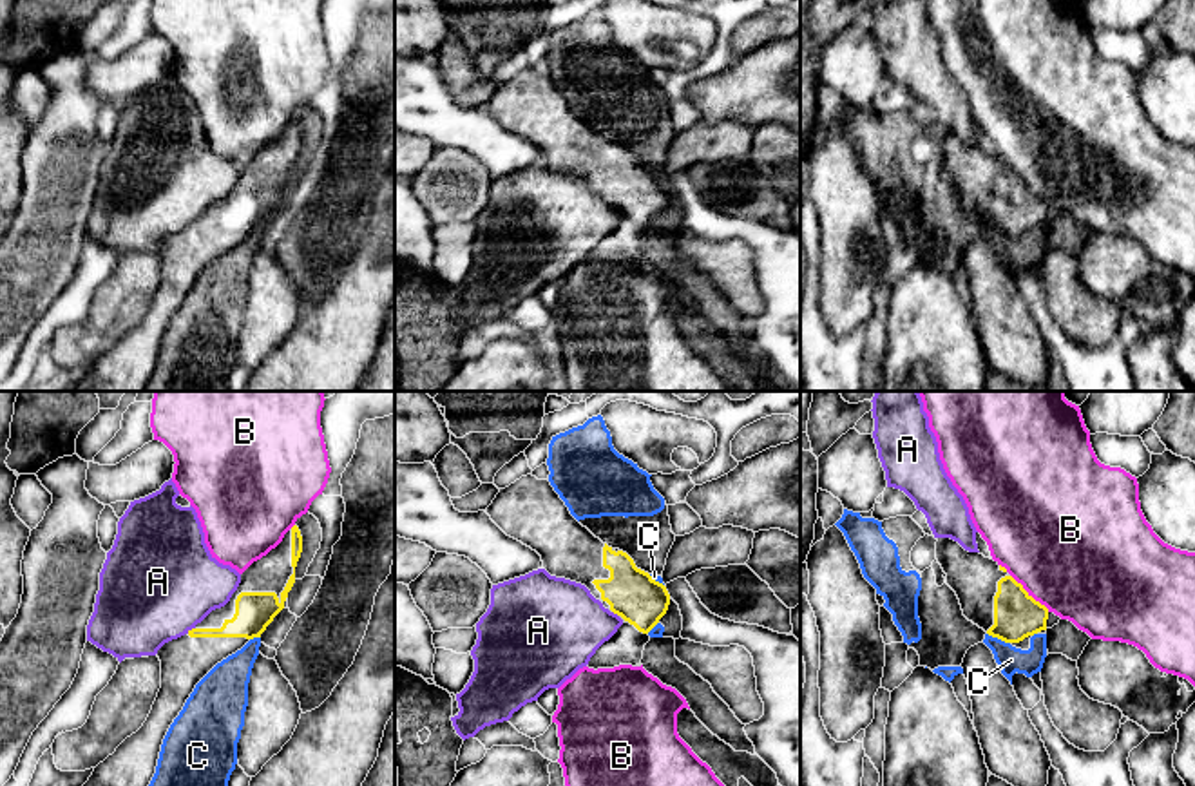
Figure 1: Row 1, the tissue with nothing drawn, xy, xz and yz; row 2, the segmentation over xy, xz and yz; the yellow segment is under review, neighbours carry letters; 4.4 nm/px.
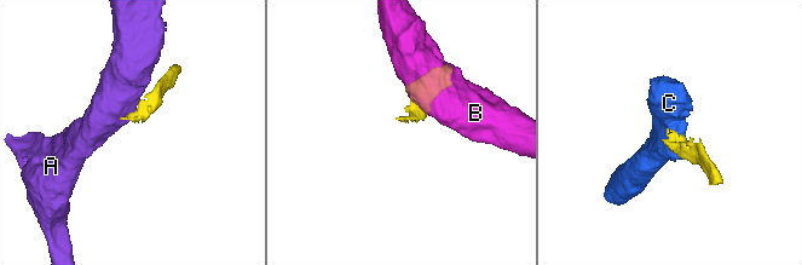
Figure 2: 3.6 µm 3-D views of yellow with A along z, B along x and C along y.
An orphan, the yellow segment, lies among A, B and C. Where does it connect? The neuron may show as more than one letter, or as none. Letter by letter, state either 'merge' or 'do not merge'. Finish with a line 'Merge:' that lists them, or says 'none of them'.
A: do not merge
B: do not merge
C: do not merge
Merge: none of them

